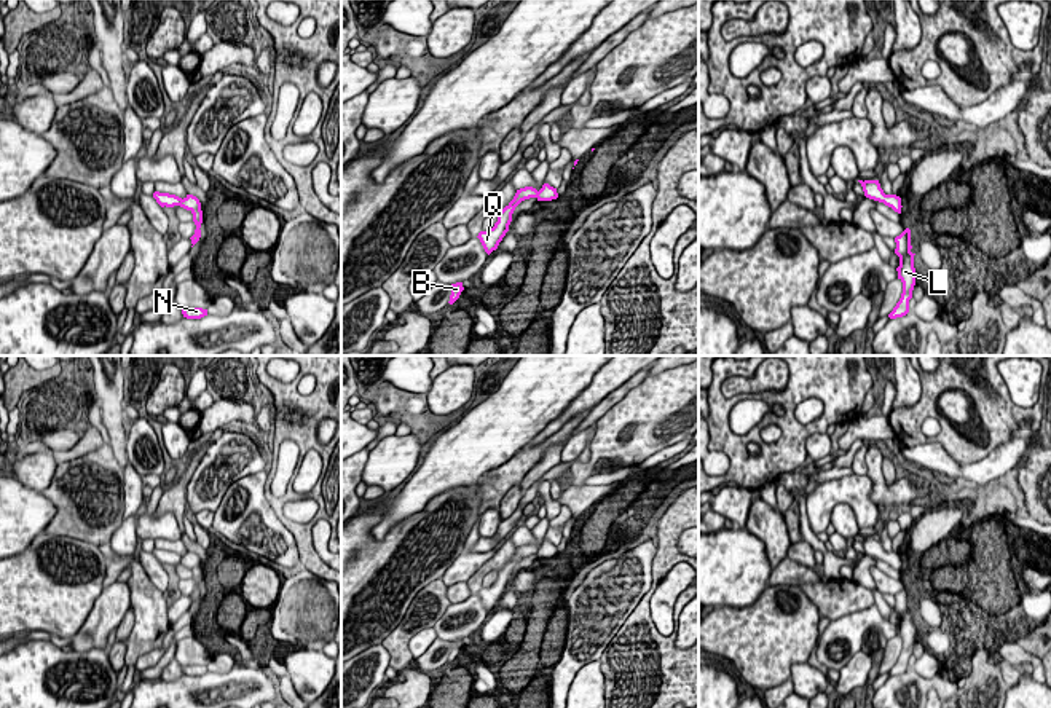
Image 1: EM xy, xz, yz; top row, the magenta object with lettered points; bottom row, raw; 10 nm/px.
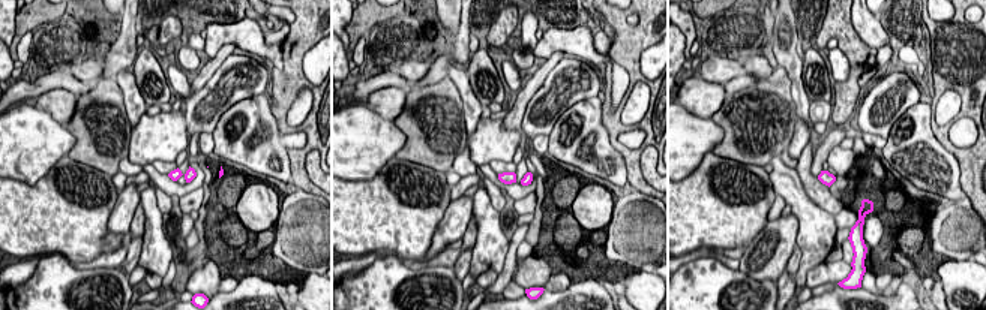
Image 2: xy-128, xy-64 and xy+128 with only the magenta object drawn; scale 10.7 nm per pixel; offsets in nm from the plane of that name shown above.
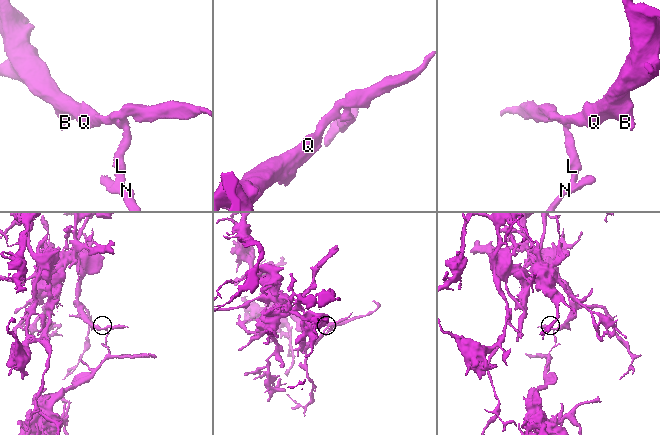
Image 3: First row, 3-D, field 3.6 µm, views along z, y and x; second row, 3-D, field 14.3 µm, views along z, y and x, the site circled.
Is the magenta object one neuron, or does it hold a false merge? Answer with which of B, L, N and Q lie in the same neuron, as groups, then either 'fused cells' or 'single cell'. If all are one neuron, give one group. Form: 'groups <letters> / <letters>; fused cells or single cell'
groups B L N Q; single cell

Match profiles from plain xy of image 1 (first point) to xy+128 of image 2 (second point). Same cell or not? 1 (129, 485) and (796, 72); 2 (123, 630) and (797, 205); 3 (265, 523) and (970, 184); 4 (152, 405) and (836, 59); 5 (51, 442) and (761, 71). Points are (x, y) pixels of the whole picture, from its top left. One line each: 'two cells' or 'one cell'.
1: two cells
2: two cells
3: two cells
4: two cells
5: two cells

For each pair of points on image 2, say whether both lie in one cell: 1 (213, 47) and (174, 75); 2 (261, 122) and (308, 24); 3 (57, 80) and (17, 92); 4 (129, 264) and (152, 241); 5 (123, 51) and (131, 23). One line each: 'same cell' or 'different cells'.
1: different cells
2: different cells
3: same cell
4: different cells
5: same cell

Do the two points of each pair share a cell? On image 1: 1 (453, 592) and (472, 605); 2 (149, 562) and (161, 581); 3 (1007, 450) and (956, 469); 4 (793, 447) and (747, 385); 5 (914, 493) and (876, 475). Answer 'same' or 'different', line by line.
1: different
2: same
3: same
4: different
5: same

